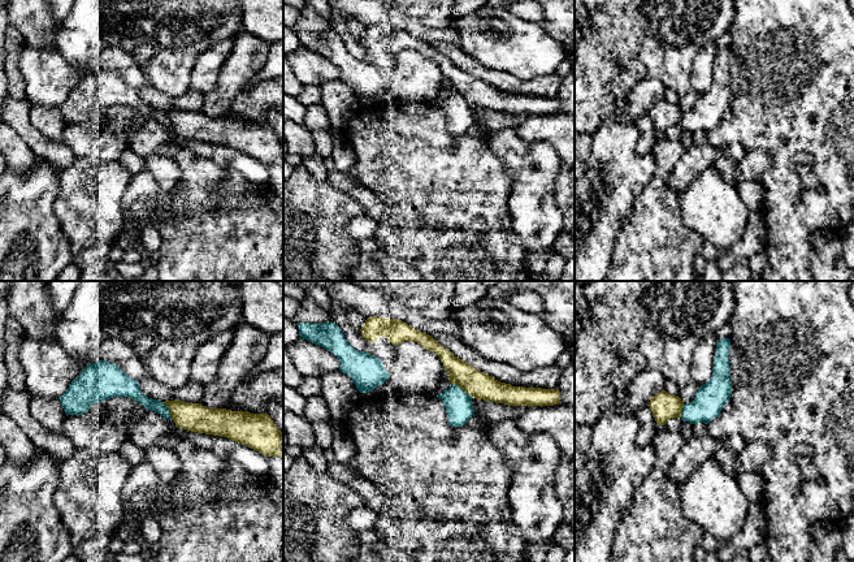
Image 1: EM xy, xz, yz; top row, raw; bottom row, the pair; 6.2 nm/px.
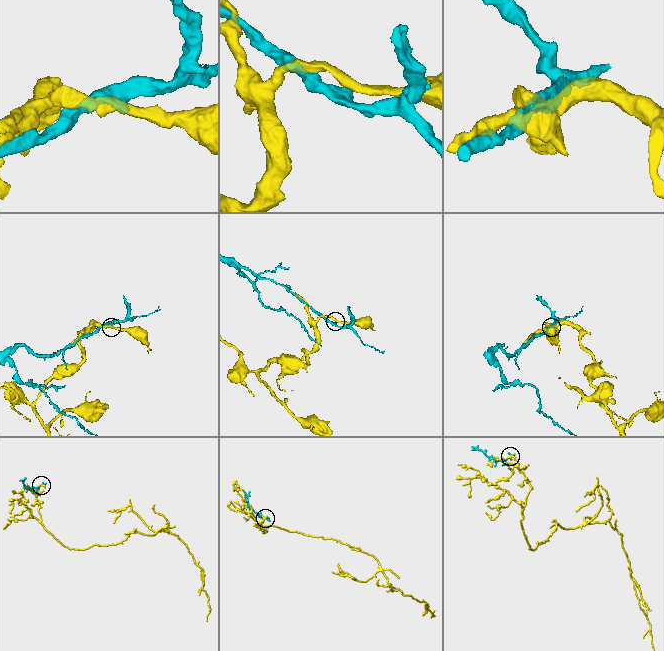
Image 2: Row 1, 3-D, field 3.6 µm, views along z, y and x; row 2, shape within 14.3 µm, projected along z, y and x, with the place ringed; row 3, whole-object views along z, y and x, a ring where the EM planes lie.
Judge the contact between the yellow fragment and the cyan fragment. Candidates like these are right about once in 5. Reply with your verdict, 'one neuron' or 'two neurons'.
two neurons

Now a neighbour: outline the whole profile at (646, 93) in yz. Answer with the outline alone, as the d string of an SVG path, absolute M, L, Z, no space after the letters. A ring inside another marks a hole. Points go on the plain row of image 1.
M642 79L627 95L629 120L647 114L650 107L664 99L666 87L658 79Z

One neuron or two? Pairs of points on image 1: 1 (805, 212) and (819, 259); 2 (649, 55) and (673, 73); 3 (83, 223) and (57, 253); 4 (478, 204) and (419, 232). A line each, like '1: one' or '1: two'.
1: two
2: one
3: two
4: one

